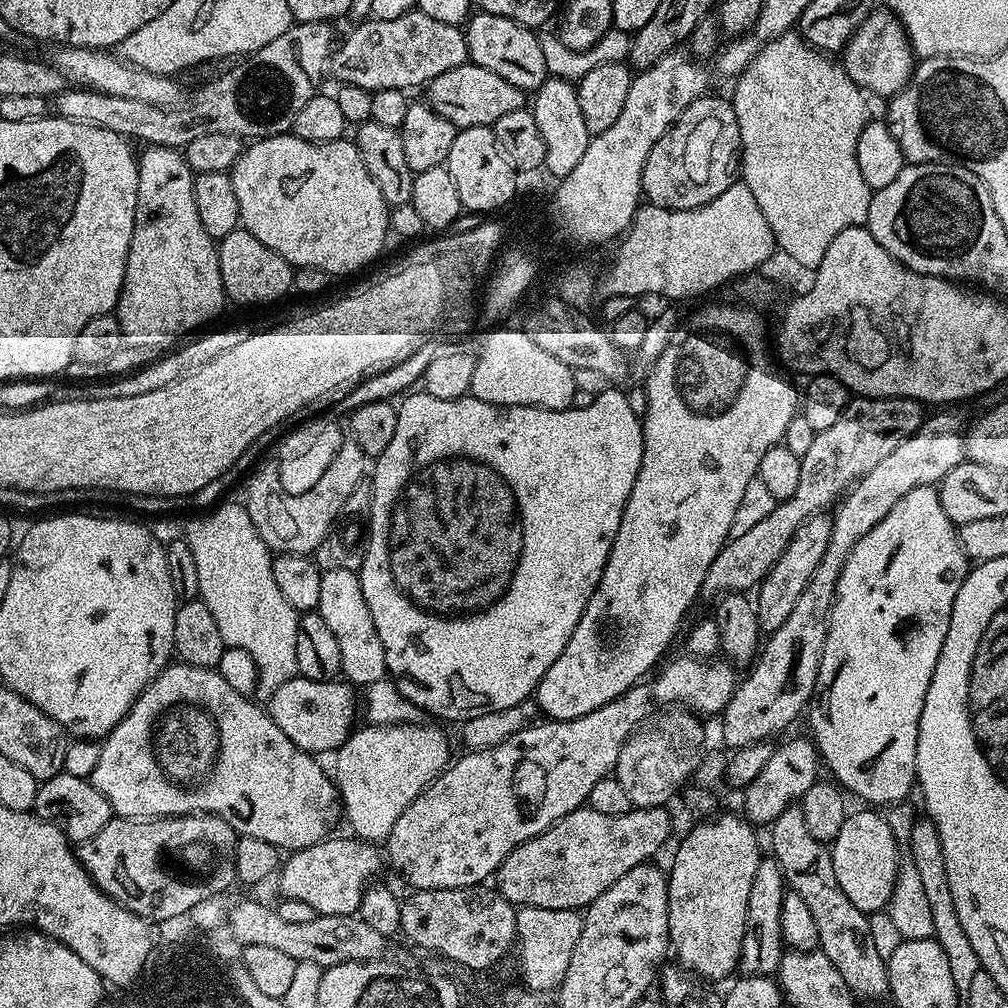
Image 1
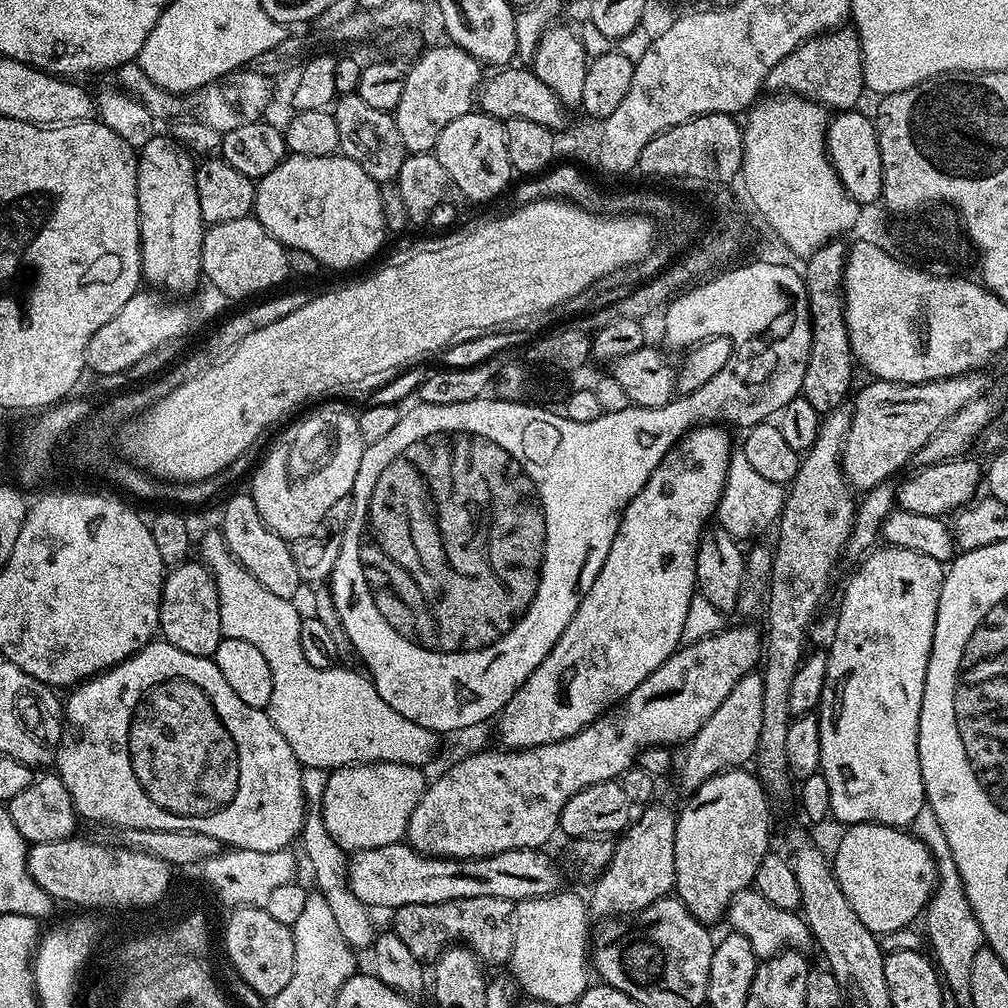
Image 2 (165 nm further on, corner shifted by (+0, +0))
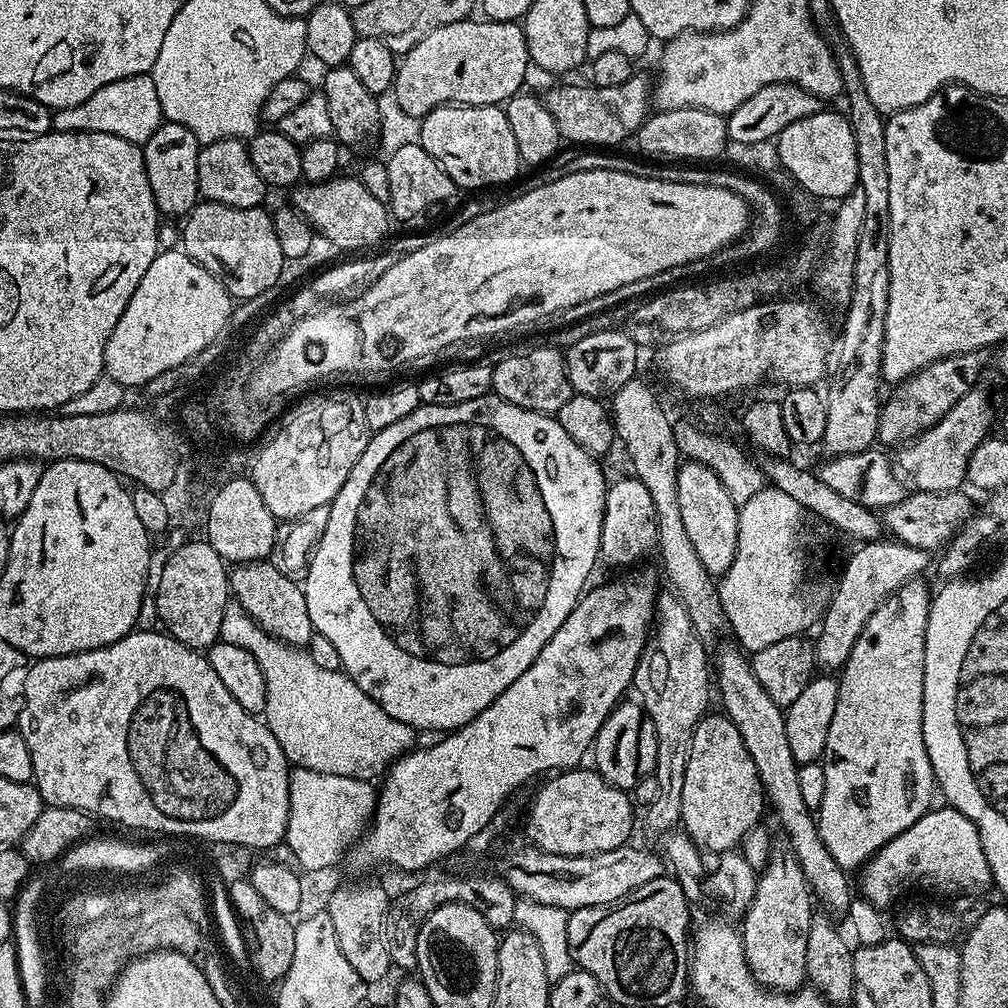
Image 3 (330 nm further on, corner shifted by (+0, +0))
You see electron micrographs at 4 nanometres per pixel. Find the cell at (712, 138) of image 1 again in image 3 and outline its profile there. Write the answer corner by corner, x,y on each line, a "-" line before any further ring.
701,108
682,110
656,110
636,131
634,143
648,158
671,158
676,162
712,162
715,156
723,157
729,144
728,121
716,112

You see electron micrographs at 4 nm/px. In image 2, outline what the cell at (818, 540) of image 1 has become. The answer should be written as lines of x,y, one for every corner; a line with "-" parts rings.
732,626
725,627
722,632
715,632
710,638
702,638
698,642
690,642
689,644
684,644
683,646
676,649
676,653
670,658
666,658
666,662
662,666
658,666
658,670
654,670
654,674
650,674
644,679
644,681
639,684
638,687
628,696
624,697
619,704
608,709
604,715
597,718
594,722
590,722
585,728
578,734
574,734
570,738
562,738
558,742
550,742
549,744
539,744
533,748
518,748
515,750
499,750
500,752
476,752
473,756
464,756
461,758
457,764
452,764
436,781
429,783
423,794
420,795
420,801
418,806
414,806
414,814
410,814
410,822
408,823
408,830
406,833
406,842
414,849
416,852
420,852
423,856
441,856
447,860
469,860
475,856
493,856
494,854
502,854
506,850
518,850
519,848
531,848
533,850
540,850
545,847
544,843
551,838
552,835
557,835
558,829
560,827
560,815
562,814
562,806
566,806
566,802
570,802
570,798
574,798
574,794
578,794
578,790
582,790
586,786
594,786
598,782
606,782
607,780
616,780
617,778
624,775
629,768
633,767
637,763
638,757
645,748
654,748
657,746
673,746
672,744
683,745
685,742
691,740
694,734
698,734
700,727
706,722
706,718
710,718
710,714
714,714
714,710
718,710
718,706
722,706
722,702
726,702
726,694
730,694
730,690
734,690
734,686
738,686
740,679
746,675
747,672
753,671
761,663
762,660
762,636
755,632
752,628
732,628

